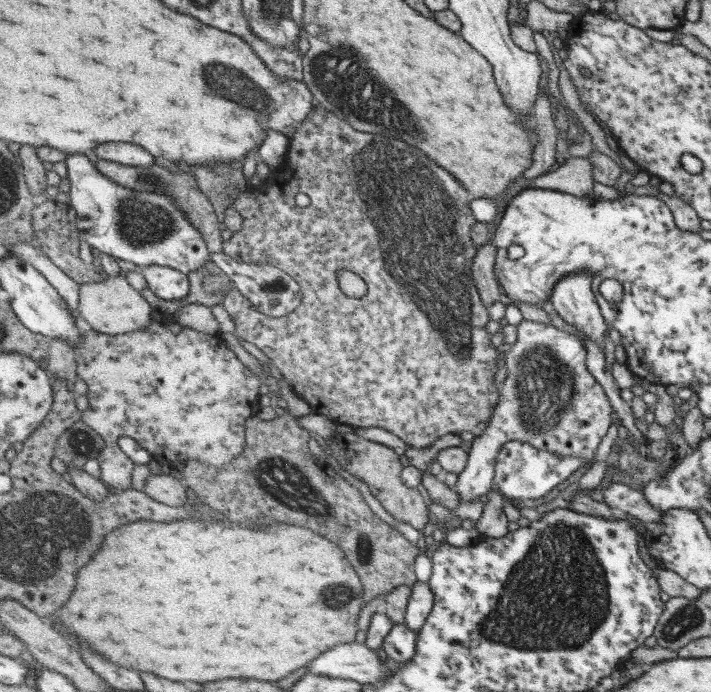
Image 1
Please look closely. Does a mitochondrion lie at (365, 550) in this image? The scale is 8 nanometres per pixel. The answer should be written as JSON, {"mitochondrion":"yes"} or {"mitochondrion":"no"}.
{"mitochondrion":"yes"}

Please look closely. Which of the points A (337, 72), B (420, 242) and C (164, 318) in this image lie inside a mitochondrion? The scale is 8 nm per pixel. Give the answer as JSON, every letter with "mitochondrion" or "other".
{"A":"mitochondrion","B":"mitochondrion","C":"other"}

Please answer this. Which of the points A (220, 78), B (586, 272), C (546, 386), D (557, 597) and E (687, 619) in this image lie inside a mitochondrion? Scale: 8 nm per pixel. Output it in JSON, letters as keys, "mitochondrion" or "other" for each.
{"A":"mitochondrion","B":"other","C":"mitochondrion","D":"mitochondrion","E":"mitochondrion"}

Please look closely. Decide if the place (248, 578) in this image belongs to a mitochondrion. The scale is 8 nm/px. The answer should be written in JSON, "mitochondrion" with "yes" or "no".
{"mitochondrion":"no"}

